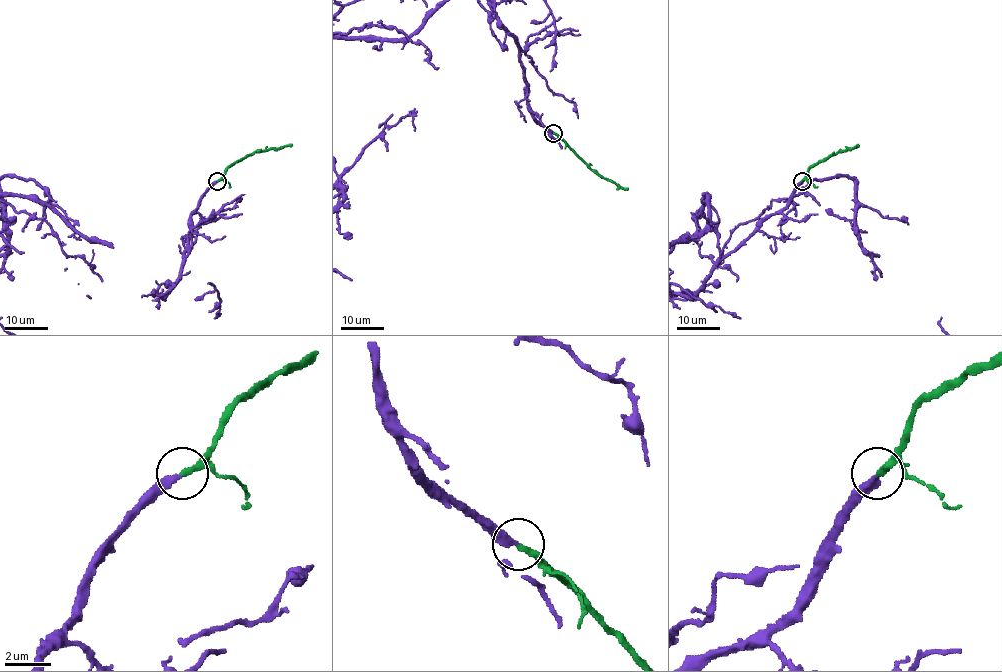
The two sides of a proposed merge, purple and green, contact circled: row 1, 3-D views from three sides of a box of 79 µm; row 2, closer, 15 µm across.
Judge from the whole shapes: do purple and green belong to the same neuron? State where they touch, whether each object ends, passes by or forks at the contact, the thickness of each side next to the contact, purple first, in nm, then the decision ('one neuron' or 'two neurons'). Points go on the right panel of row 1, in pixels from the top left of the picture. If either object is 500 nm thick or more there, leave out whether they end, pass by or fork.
at (802, 181); purple ends there; green ends there; 360 nm thick on the purple side, 260 nm on the other; one neuron

